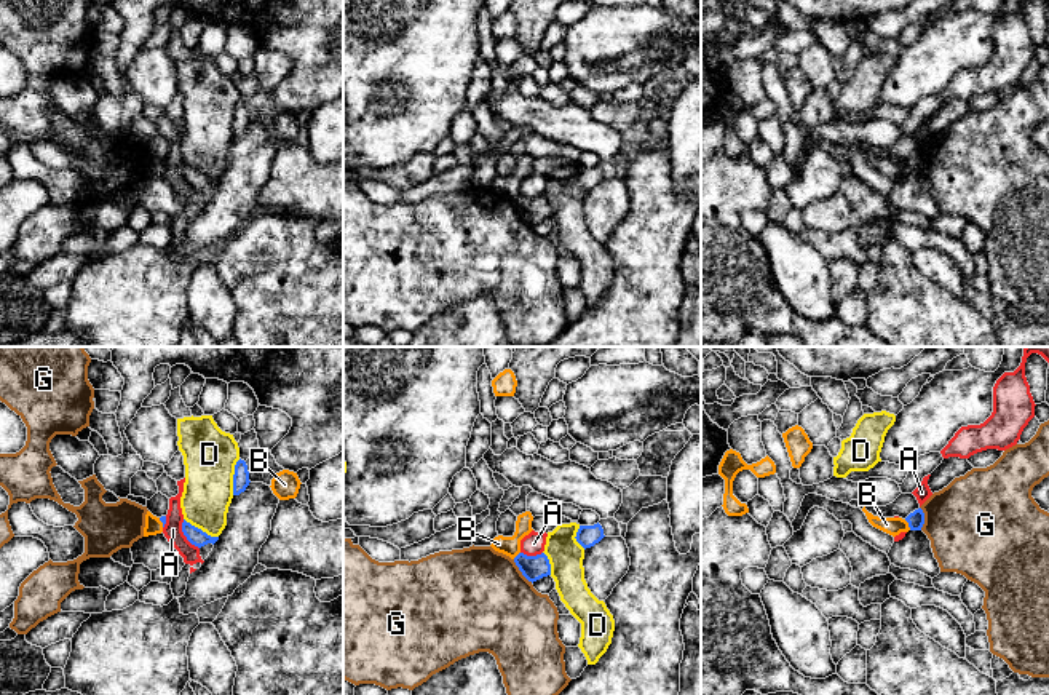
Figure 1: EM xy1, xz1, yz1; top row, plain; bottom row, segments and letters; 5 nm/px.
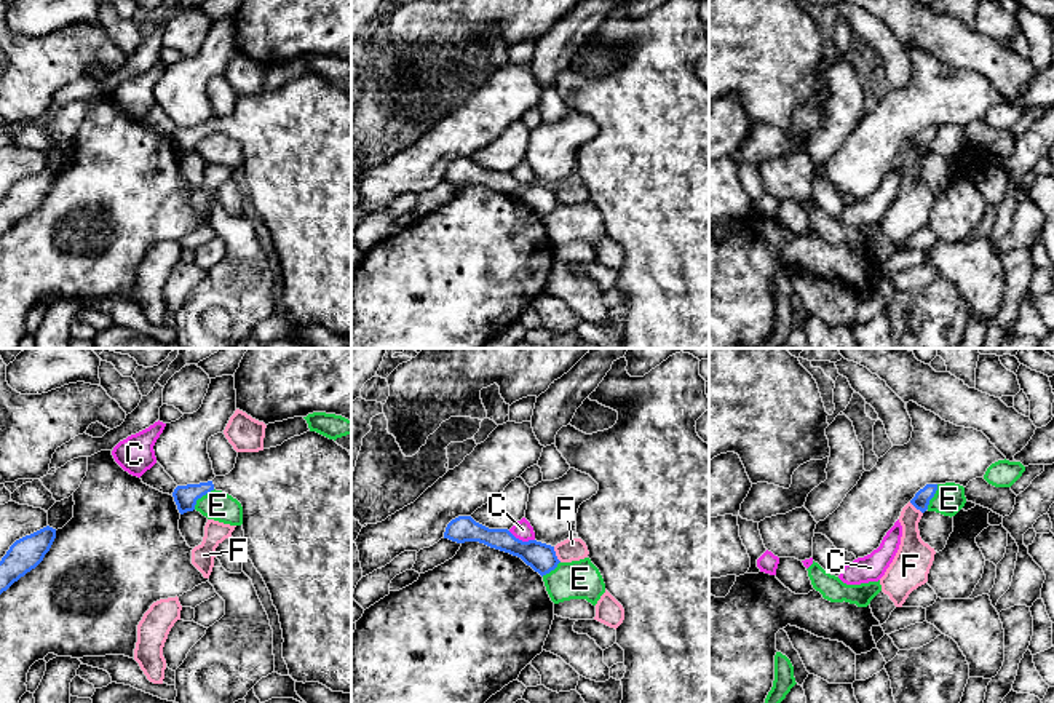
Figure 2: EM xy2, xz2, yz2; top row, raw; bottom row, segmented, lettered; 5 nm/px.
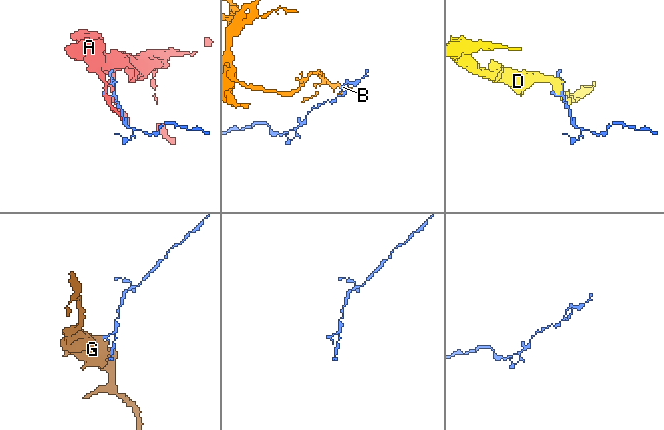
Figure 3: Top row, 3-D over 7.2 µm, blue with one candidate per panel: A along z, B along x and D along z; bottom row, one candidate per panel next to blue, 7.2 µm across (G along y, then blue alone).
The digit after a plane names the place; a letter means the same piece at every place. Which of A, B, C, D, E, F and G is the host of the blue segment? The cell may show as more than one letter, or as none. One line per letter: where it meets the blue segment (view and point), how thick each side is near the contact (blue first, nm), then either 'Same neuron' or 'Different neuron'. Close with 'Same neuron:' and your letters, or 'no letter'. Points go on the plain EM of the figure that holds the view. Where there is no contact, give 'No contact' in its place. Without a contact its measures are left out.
A: Touches blue at xy1 (184, 176). Thickness 90 nm (blue) against 100 nm. Different neuron
B: Touches blue at yz1 (909, 166). Thickness 90 nm (blue) against 90 nm. Different neuron
C: Touches blue at xz2 (521, 182). Thickness 150 nm (blue) against 90 nm. Different neuron
D: Touches blue at xy1 (233, 119). Thickness 80 nm (blue) against 280 nm. Different neuron
E: Touches blue at xy2 (202, 138). Thickness 120 nm (blue) against 150 nm. Different neuron
F: Touches blue at xz2 (554, 197). Thickness 150 nm (blue) against 120 nm. Different neuron
G: Touches blue at xz1 (521, 213). Thickness 130 nm (blue) against 500 nm. Different neuron
Same neuron: no letter

